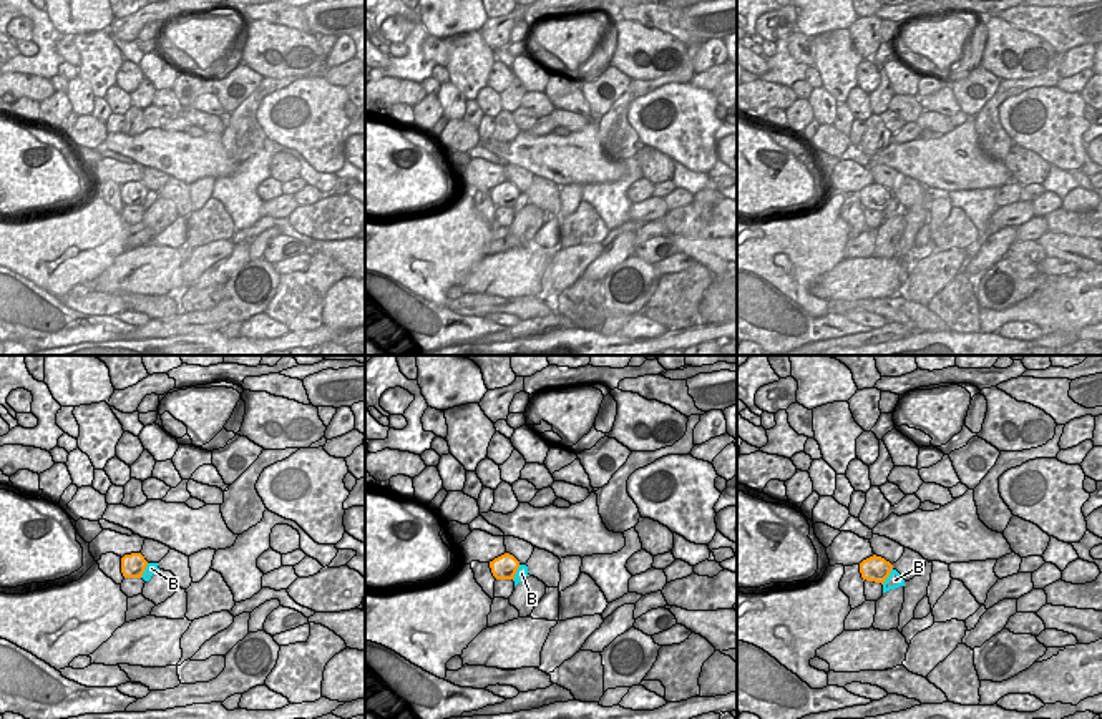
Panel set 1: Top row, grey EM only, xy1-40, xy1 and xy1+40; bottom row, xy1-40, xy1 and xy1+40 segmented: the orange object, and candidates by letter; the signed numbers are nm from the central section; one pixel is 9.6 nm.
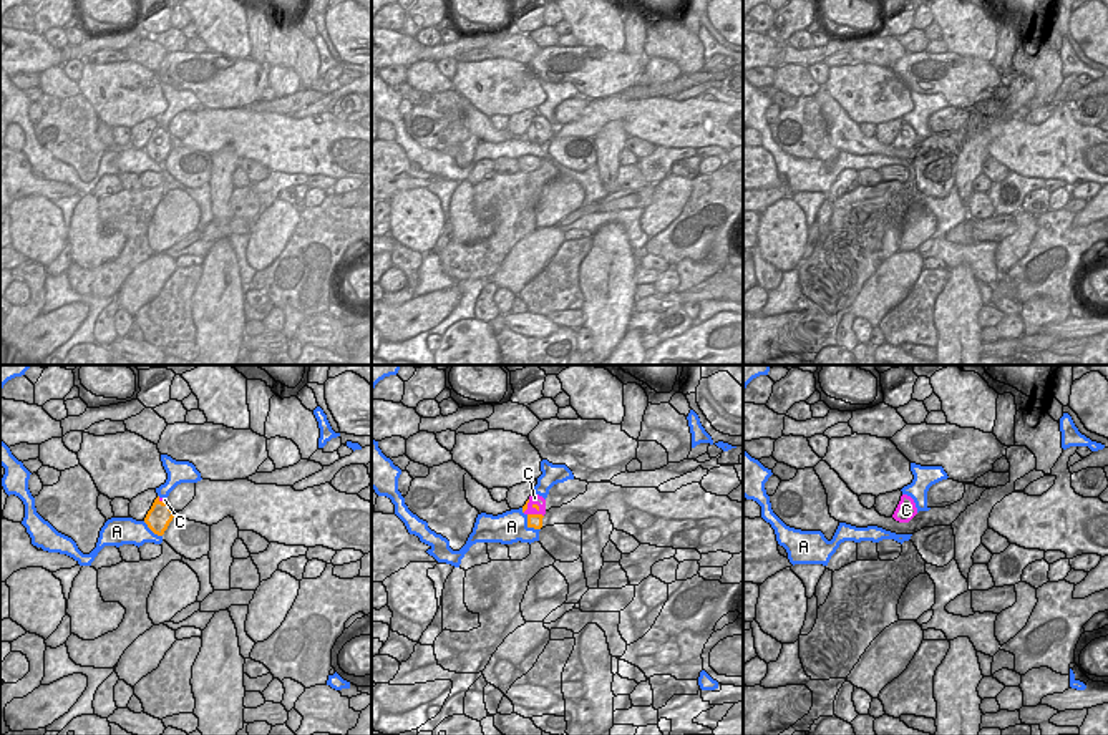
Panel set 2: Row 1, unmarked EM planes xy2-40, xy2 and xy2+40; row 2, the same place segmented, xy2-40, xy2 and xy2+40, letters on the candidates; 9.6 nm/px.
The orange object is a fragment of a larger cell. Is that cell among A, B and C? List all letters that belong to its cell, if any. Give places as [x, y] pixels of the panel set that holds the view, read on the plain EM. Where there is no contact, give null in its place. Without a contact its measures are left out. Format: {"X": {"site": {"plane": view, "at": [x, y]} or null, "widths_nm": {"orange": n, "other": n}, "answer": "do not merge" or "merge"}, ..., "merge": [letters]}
{"A": {"site": {"plane": "xy2", "at": [529, 155]}, "widths_nm": {"orange": 130, "other": 320}, "answer": "do not merge"}, "B": {"site": {"plane": "xy1", "at": [515, 201]}, "widths_nm": {"orange": 240, "other": 120}, "answer": "do not merge"}, "C": {"site": {"plane": "xy2", "at": [536, 136]}, "widths_nm": {"orange": 130, "other": 100}, "answer": "merge"}, "merge": ["C"]}

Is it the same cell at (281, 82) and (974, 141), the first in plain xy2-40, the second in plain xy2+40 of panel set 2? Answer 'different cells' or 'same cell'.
same cell

